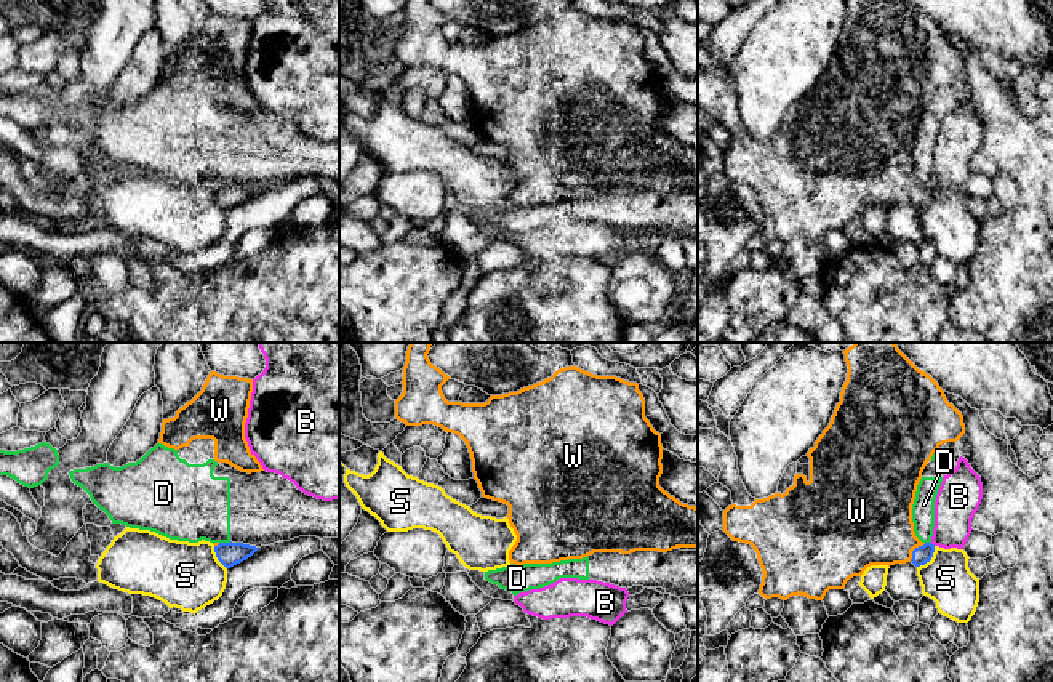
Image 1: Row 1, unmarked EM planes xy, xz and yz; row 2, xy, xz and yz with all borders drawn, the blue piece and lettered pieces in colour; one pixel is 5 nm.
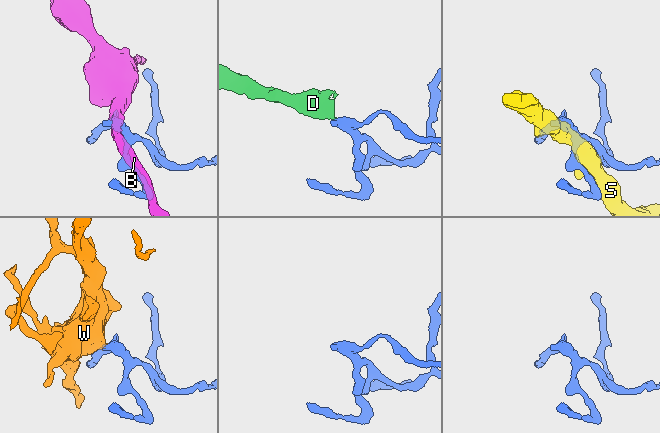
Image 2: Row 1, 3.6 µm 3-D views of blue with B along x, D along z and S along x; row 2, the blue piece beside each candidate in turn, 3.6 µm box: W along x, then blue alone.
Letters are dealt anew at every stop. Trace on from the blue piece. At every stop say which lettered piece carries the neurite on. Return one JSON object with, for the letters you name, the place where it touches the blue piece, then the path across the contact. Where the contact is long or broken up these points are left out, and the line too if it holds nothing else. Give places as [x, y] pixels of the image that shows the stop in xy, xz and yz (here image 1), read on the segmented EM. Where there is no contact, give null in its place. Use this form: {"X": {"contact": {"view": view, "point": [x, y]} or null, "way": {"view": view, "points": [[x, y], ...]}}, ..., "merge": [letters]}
{"W": {"contact": {"view": "yz", "point": [914, 549]}, "way": {"view": "yz", "points": [[922, 554], [914, 549], [898, 545], [872, 524]]}}, "merge": ["W"]}

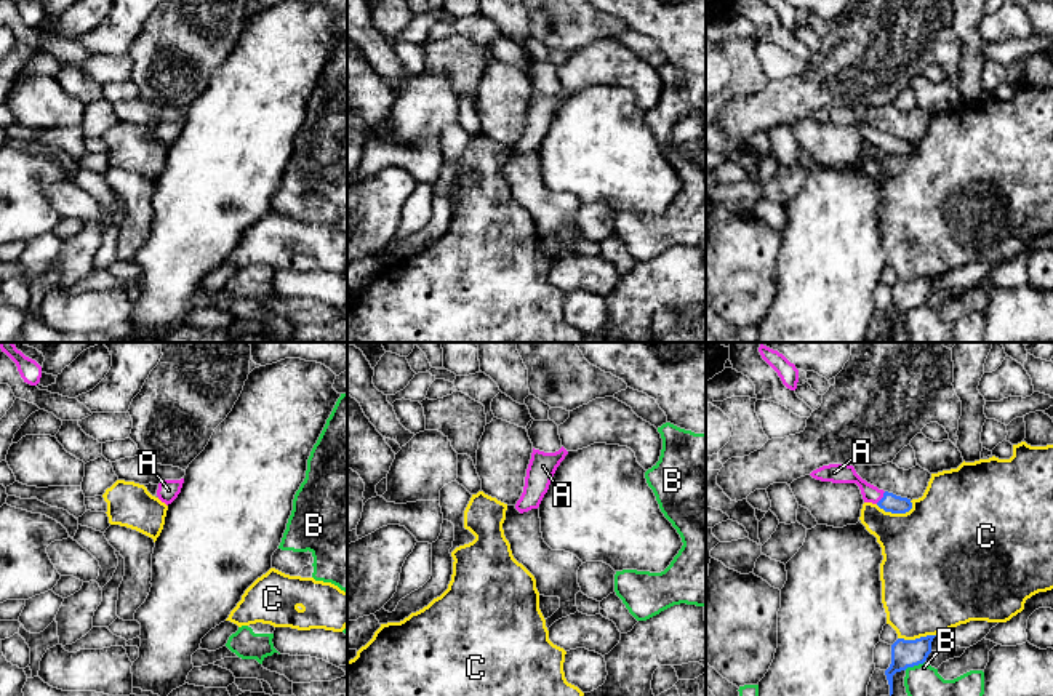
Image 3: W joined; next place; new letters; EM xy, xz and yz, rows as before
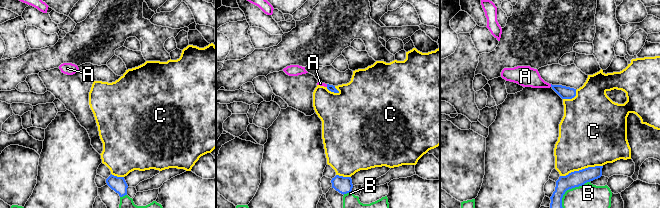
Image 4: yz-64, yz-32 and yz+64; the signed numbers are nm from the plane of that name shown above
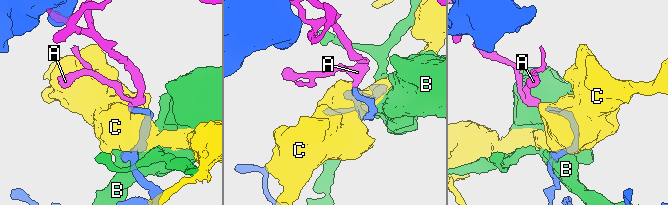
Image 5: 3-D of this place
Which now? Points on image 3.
{"A": {"contact": {"view": "yz", "point": [882, 498]}, "way": {"view": "yz", "points": [[890, 503], [882, 498], [840, 472]]}}, "merge": ["A"]}

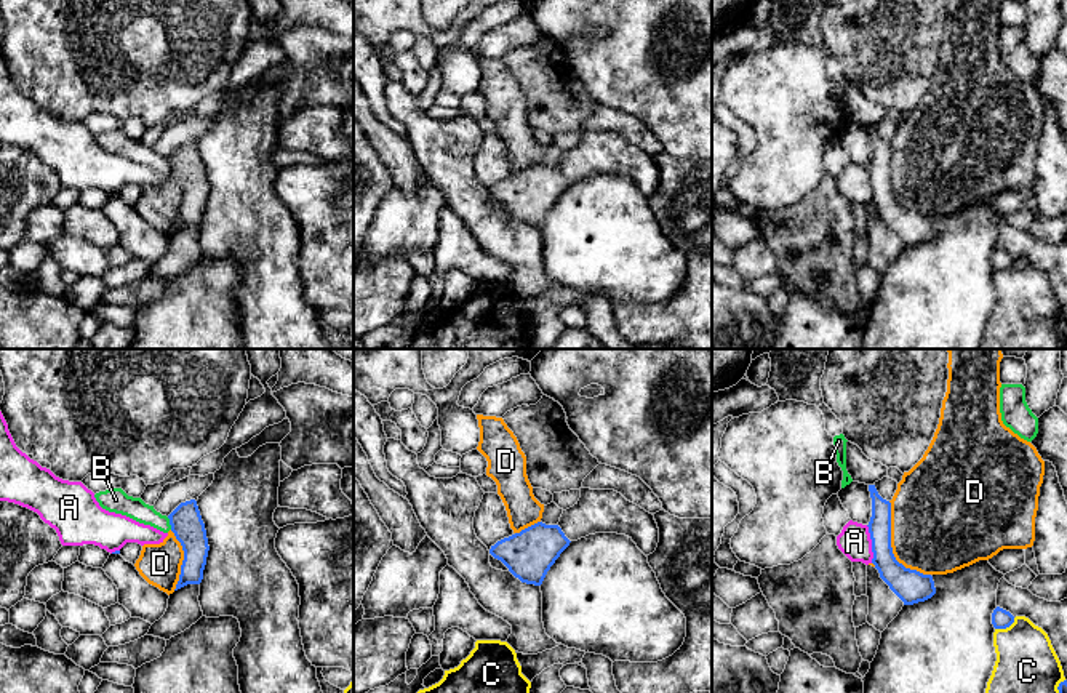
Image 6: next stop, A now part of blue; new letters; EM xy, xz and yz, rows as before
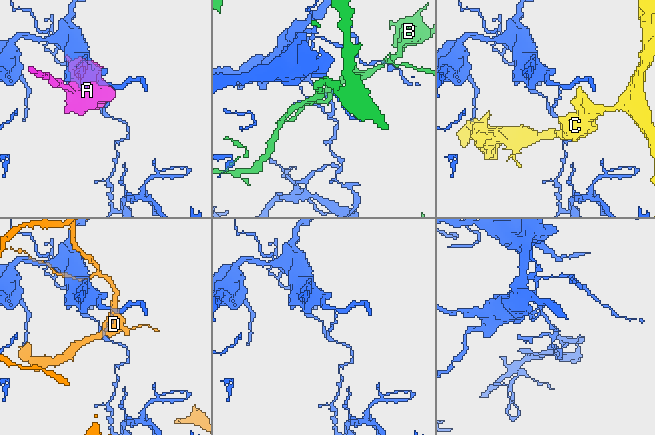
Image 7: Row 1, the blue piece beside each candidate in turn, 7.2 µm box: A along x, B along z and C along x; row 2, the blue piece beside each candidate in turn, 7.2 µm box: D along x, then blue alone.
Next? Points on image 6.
{"merge": []}

